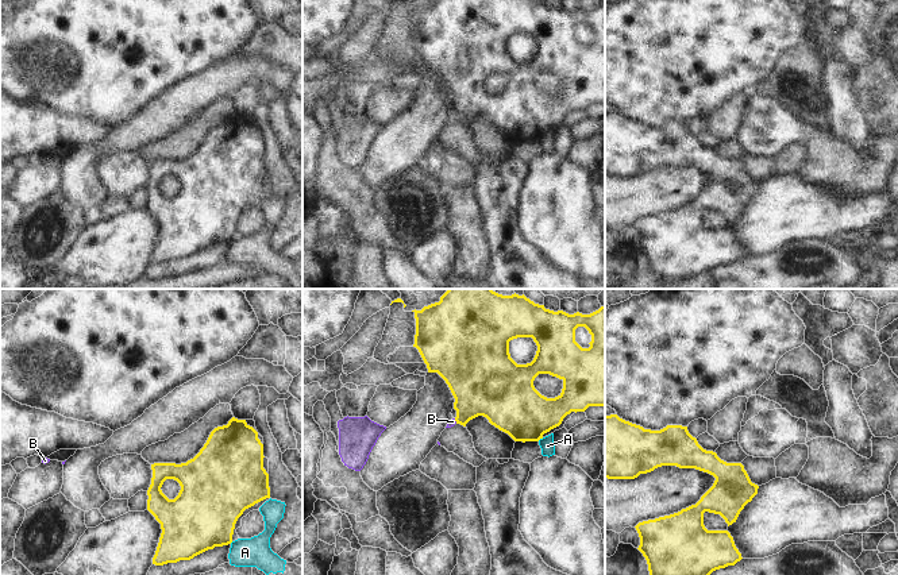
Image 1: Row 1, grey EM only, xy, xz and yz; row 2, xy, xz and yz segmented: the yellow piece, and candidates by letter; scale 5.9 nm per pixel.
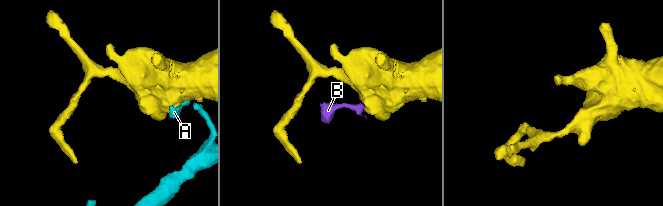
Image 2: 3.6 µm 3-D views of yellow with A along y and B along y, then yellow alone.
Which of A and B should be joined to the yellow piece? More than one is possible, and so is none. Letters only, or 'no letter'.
no letter

